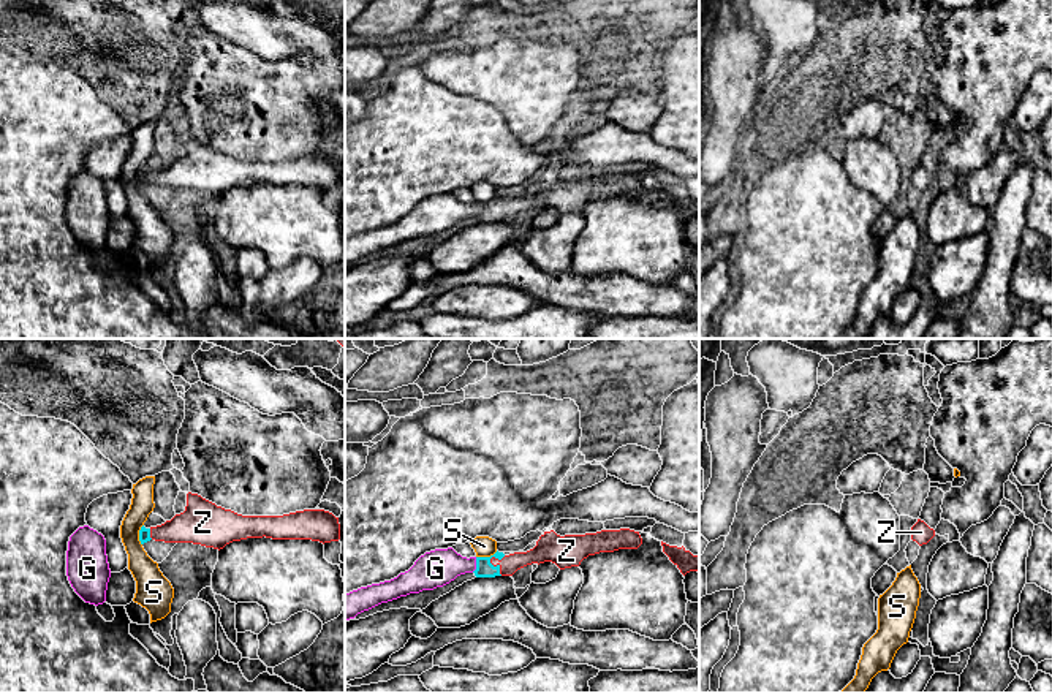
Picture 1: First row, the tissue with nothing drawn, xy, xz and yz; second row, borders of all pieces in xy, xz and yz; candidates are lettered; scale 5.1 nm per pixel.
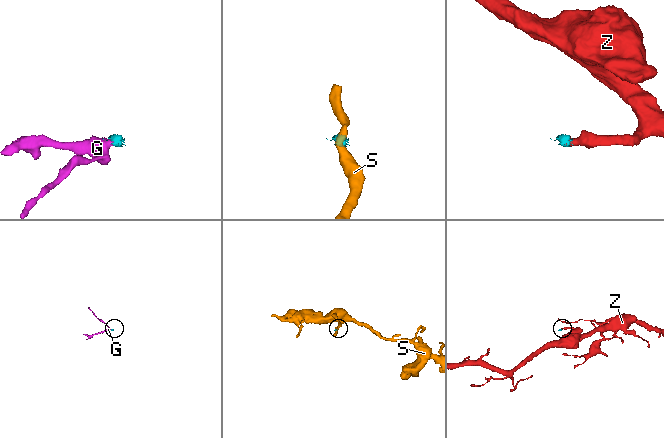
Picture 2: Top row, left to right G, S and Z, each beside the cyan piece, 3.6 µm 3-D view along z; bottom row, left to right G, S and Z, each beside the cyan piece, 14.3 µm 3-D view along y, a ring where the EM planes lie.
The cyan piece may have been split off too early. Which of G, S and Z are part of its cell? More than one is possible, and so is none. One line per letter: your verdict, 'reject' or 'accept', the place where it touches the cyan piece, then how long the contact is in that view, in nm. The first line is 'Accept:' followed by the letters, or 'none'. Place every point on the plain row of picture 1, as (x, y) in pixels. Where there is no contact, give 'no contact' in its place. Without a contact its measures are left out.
Accept: G, Z
G: accept | xz (476, 211) | 80 nm
S: reject | xz (486, 203) | 120 nm
Z: accept | xz (497, 211) | 120 nm

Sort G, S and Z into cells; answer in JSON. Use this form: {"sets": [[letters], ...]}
{"sets": [["G", "Z"], ["S"]]}

